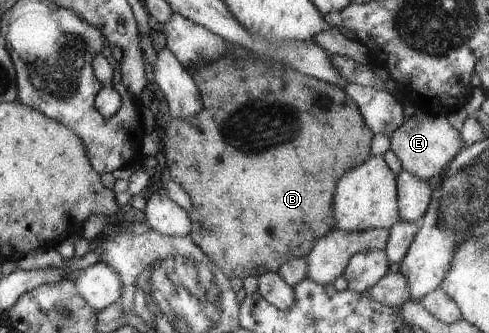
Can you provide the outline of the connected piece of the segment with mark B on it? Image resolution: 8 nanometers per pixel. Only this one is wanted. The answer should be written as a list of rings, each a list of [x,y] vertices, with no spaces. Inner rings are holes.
[[[223,56],[214,63],[196,65],[189,69],[189,72],[195,78],[201,93],[202,111],[191,121],[166,118],[168,126],[167,134],[163,139],[162,165],[166,174],[191,197],[193,210],[189,213],[189,218],[192,222],[190,236],[193,242],[212,263],[218,266],[220,272],[225,273],[231,280],[234,278],[245,280],[247,277],[257,279],[265,273],[277,271],[288,260],[306,257],[311,252],[315,241],[334,228],[333,201],[338,180],[346,172],[362,165],[371,156],[371,139],[374,134],[364,121],[358,106],[344,93],[342,87],[320,81],[279,64],[275,67],[263,67],[253,61]],[[281,106],[285,108],[289,116],[281,116]]]

